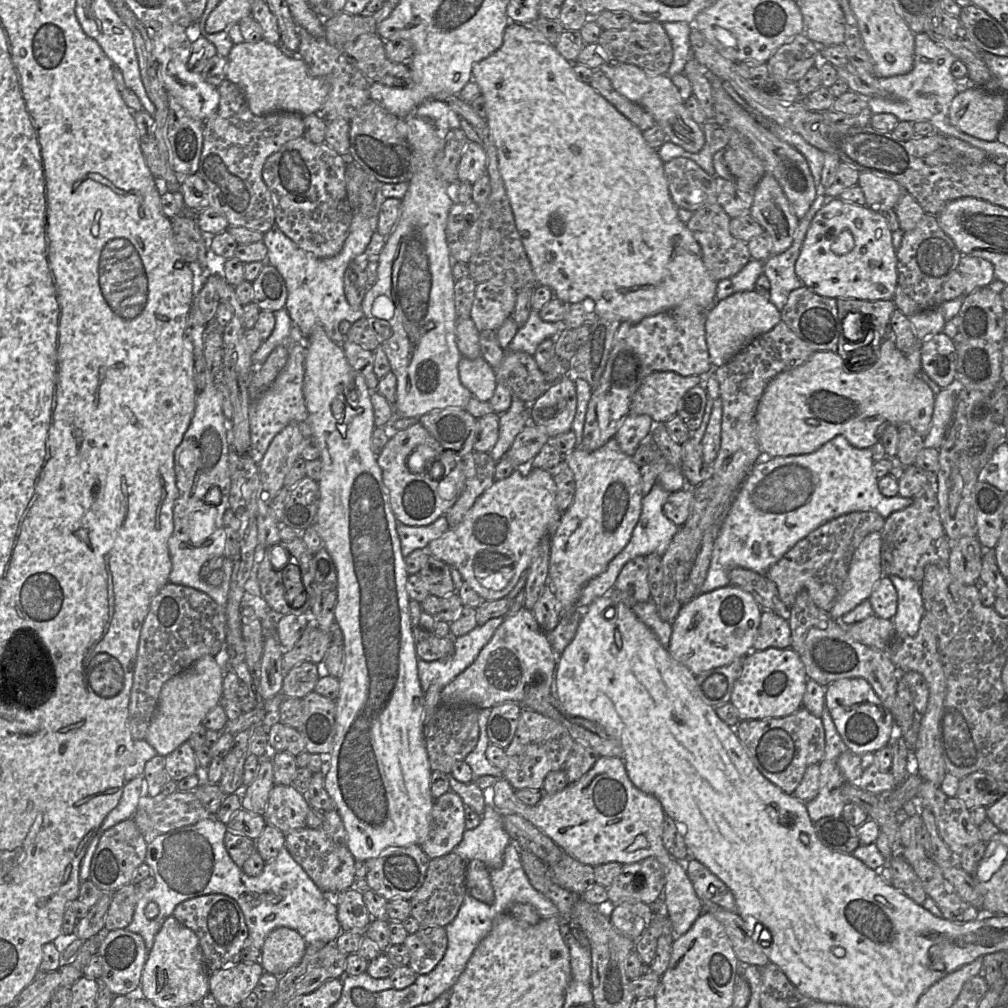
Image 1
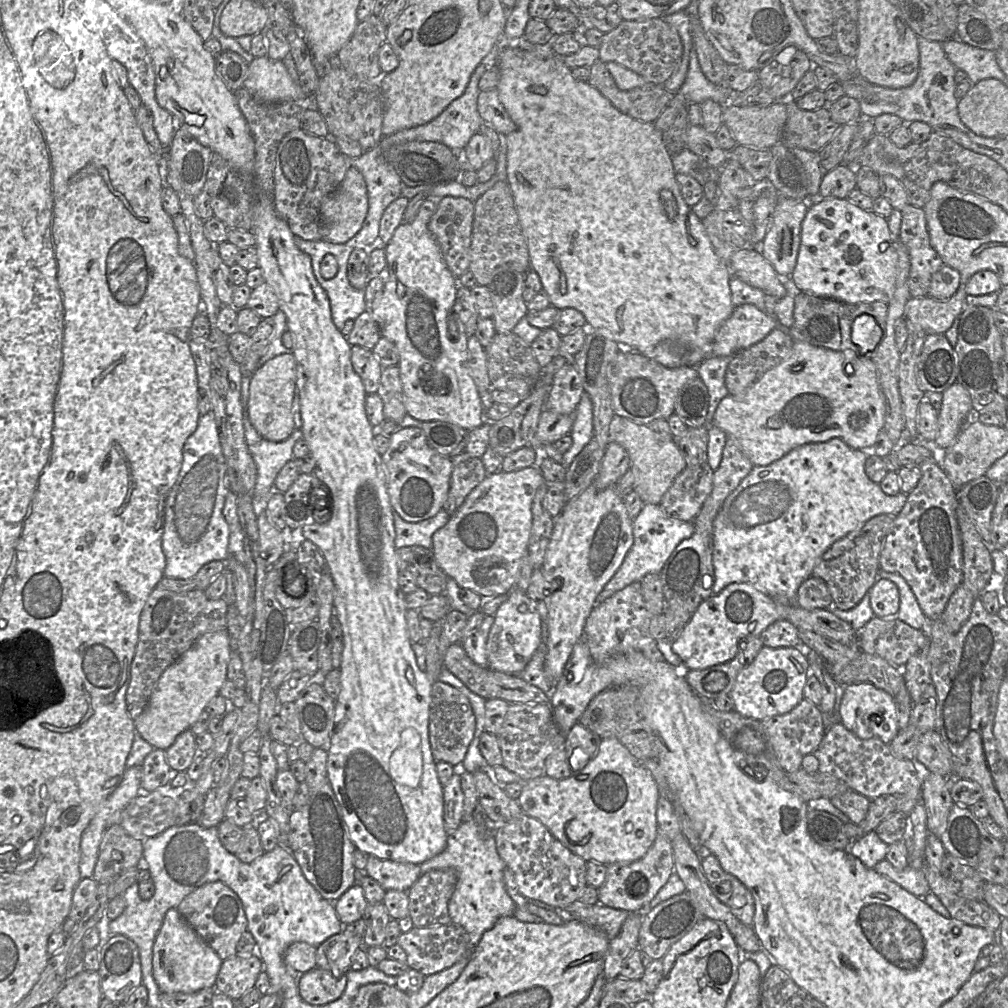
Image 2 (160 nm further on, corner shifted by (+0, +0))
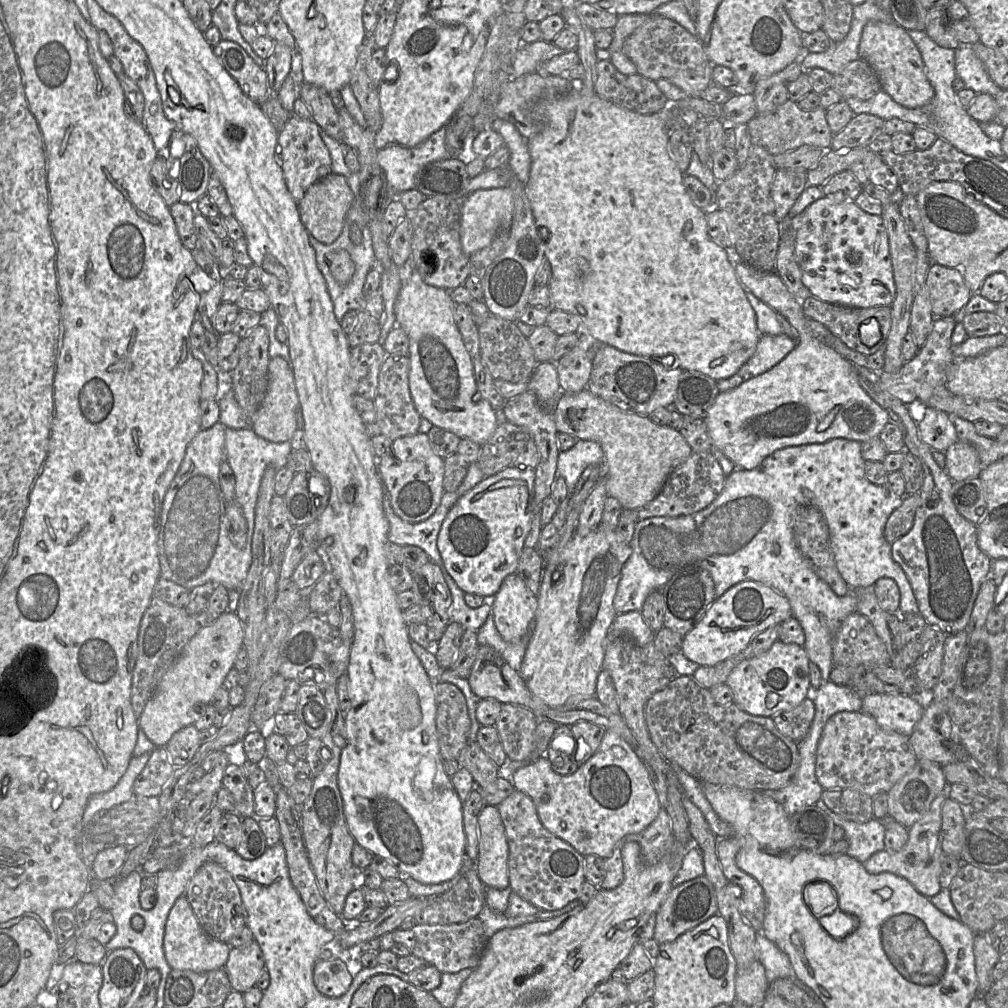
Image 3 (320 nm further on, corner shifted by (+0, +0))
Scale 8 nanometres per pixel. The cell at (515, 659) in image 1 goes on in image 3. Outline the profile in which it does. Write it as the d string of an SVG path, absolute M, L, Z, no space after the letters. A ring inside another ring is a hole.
M516 572L505 577L499 590L494 595L491 606L491 614L502 639L506 642L516 642L521 639L527 633L531 620L535 619L537 608L537 596L527 588Z

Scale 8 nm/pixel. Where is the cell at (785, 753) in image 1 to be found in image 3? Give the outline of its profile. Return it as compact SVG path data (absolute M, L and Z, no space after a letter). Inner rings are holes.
M809 696L795 708L777 713L772 719L781 734L799 742L809 731L814 715L814 701Z

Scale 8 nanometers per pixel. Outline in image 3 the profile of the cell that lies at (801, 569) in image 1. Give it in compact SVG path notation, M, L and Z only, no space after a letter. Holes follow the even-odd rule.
M918 492L903 498L902 505L891 513L885 524L884 537L890 544L910 531L920 505L921 497Z

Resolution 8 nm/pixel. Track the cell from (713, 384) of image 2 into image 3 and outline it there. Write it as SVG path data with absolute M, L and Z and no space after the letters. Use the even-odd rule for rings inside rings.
M781 333L779 335L761 335L753 356L744 363L733 376L716 380L719 392L738 387L743 382L762 374L777 365L796 346L796 342Z

